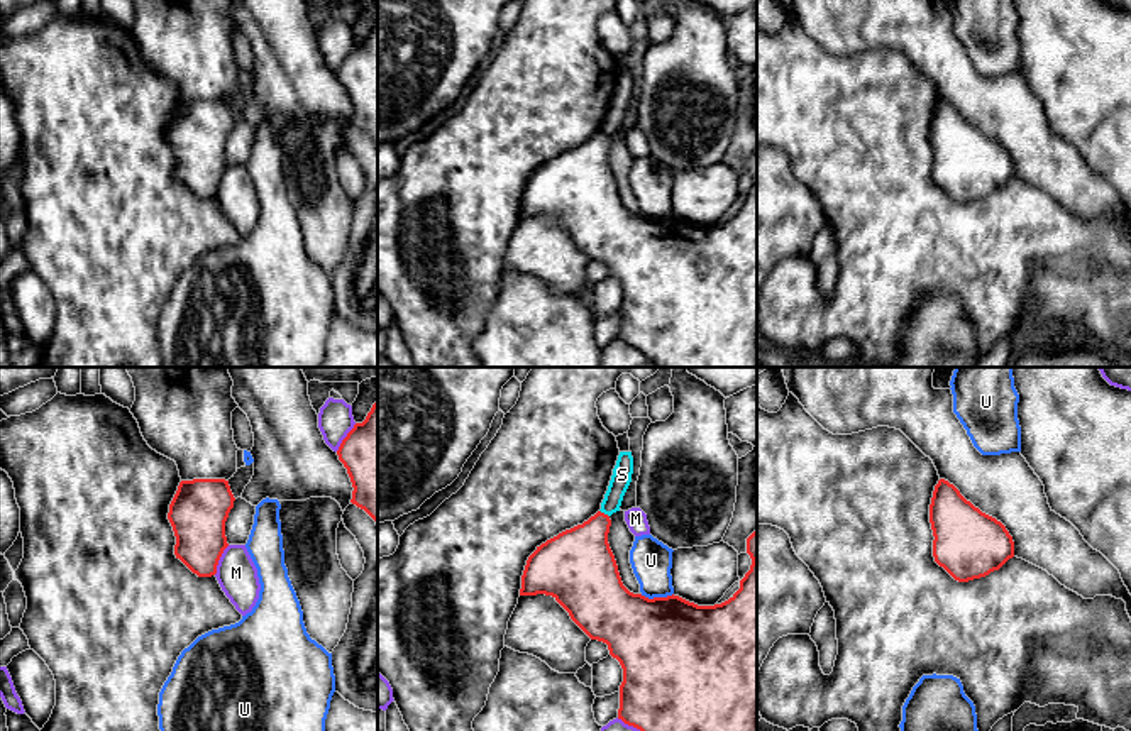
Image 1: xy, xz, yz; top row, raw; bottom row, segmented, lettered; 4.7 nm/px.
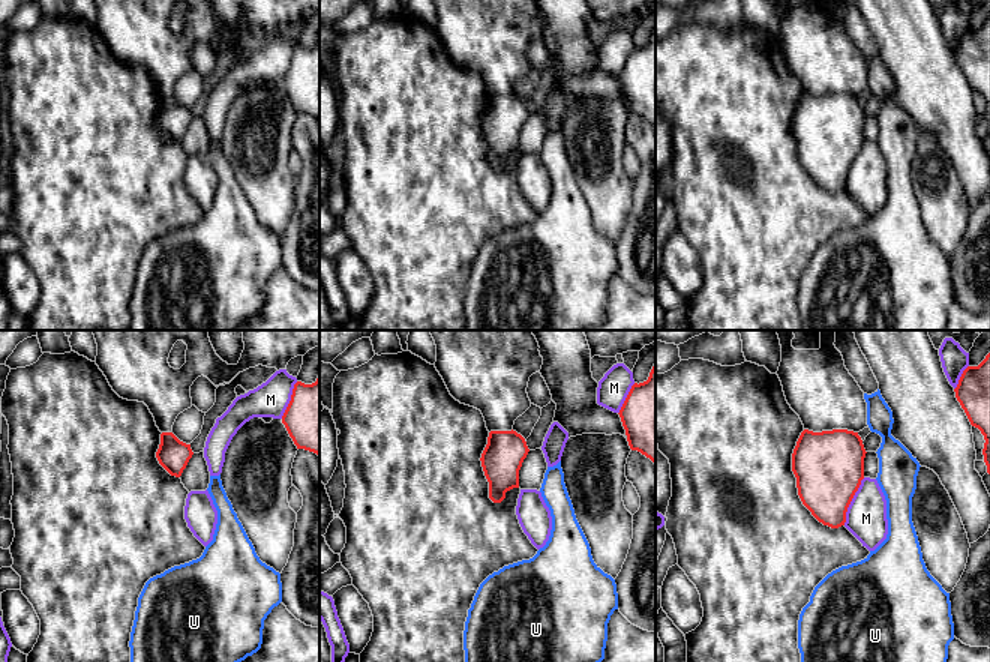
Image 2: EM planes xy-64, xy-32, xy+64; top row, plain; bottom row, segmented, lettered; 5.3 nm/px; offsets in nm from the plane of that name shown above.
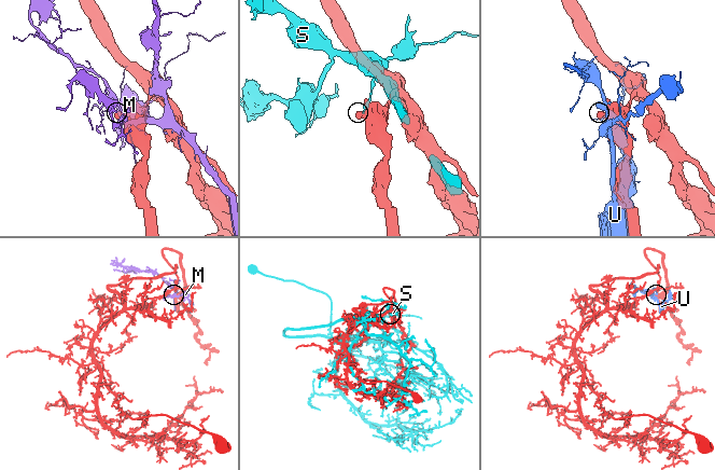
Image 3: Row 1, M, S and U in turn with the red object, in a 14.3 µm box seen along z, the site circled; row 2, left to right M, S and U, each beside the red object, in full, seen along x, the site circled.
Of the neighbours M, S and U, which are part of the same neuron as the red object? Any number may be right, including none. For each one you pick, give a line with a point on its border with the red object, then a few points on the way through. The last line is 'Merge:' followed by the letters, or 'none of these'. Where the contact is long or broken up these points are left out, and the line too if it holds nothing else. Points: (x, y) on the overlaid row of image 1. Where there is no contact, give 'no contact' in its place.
Merge: none of these

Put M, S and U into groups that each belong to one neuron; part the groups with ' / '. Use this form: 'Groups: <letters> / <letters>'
Groups: M / S / U

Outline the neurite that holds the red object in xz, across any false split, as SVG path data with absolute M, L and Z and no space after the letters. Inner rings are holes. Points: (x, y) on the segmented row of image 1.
M598 511L582 525L559 533L547 540L528 557L520 596L552 596L571 616L571 619L591 638L608 645L610 655L616 658L623 668L623 682L620 685L618 719L640 731L757 731L757 530L747 538L747 553L752 558L750 570L740 580L740 589L725 602L714 606L698 606L679 596L648 599L642 594L630 592L620 577L615 555L608 543L611 519Z

